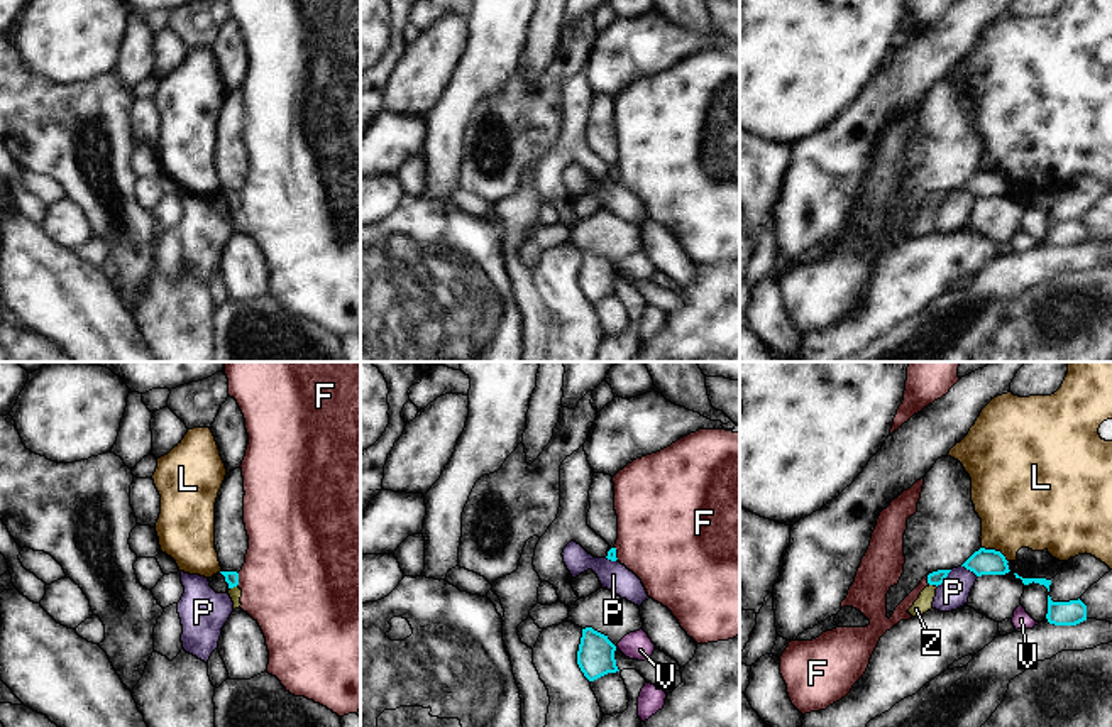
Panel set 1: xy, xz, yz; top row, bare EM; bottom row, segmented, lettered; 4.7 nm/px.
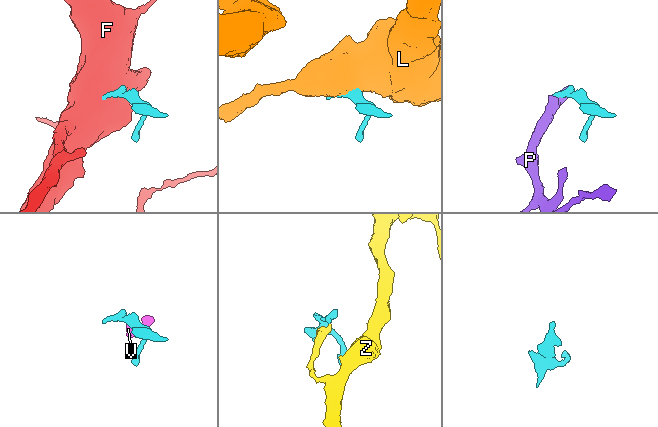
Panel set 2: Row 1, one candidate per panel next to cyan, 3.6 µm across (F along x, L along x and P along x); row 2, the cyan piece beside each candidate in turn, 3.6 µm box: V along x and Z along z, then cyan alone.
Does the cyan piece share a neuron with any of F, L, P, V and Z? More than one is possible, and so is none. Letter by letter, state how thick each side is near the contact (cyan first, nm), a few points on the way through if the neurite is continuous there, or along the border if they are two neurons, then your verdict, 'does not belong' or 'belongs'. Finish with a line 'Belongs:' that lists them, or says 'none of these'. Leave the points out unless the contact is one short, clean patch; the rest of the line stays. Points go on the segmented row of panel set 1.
F: 60/480 nm | along xy (237, 573), (239, 584) | does not belong
L: 130/400 nm | does not belong
P: 70/150 nm | along yz (952, 570), (936, 585) | does not belong
V: 40/20 nm | along yz (1018, 577), (1024, 584) | does not belong
Z: 60/60 nm | across xy (231, 577), (234, 585), (236, 592) | belongs
Belongs: Z

